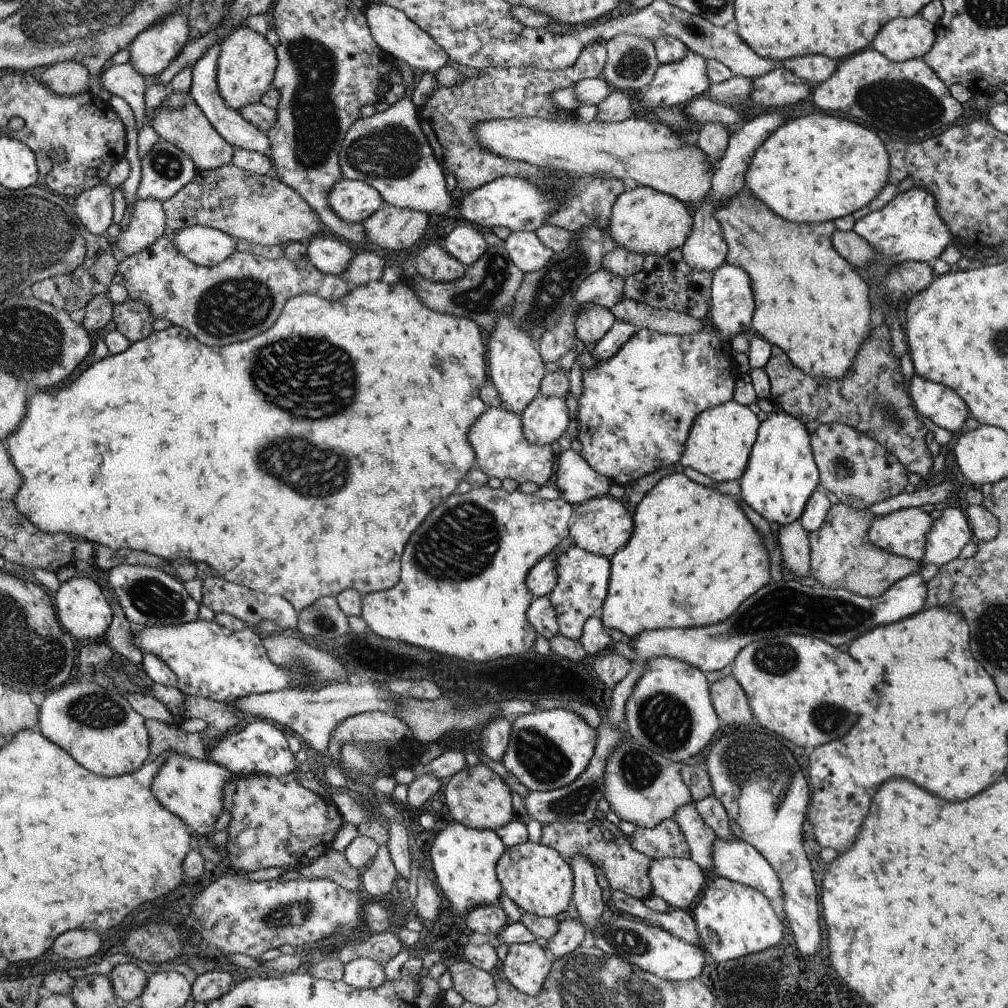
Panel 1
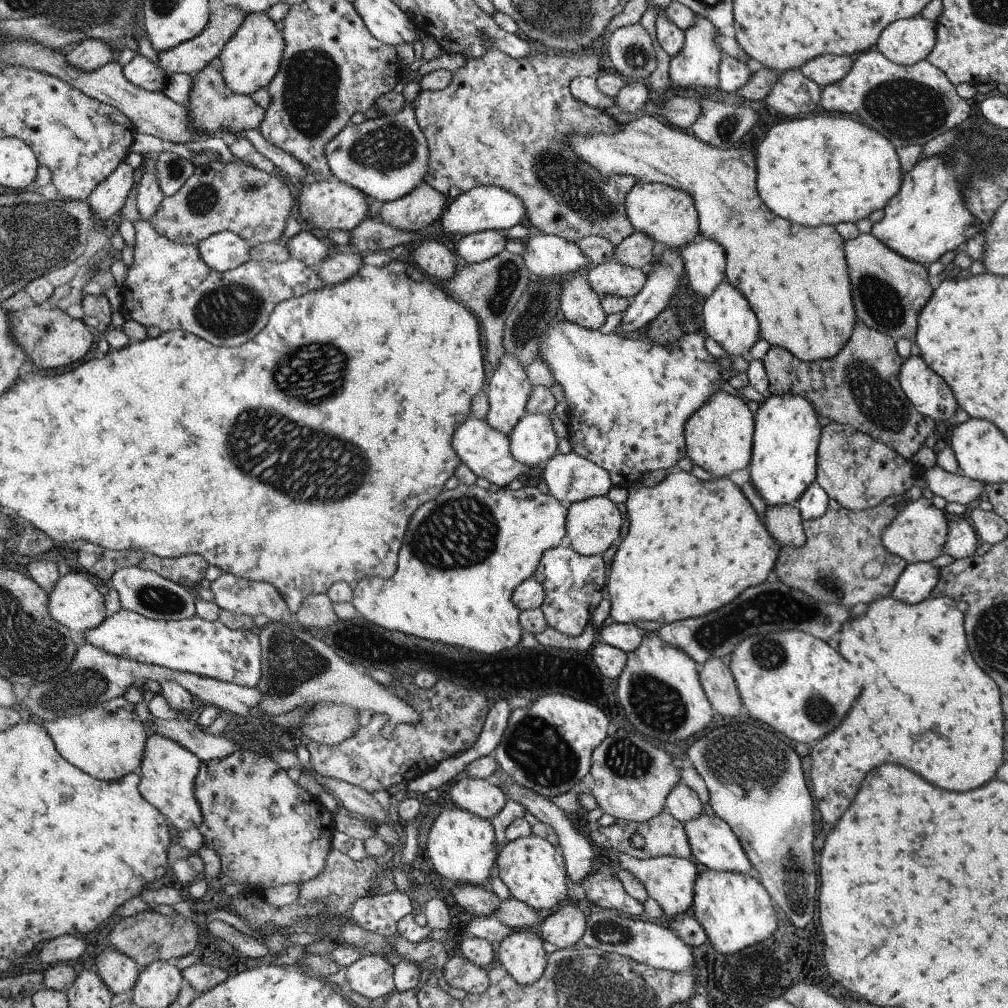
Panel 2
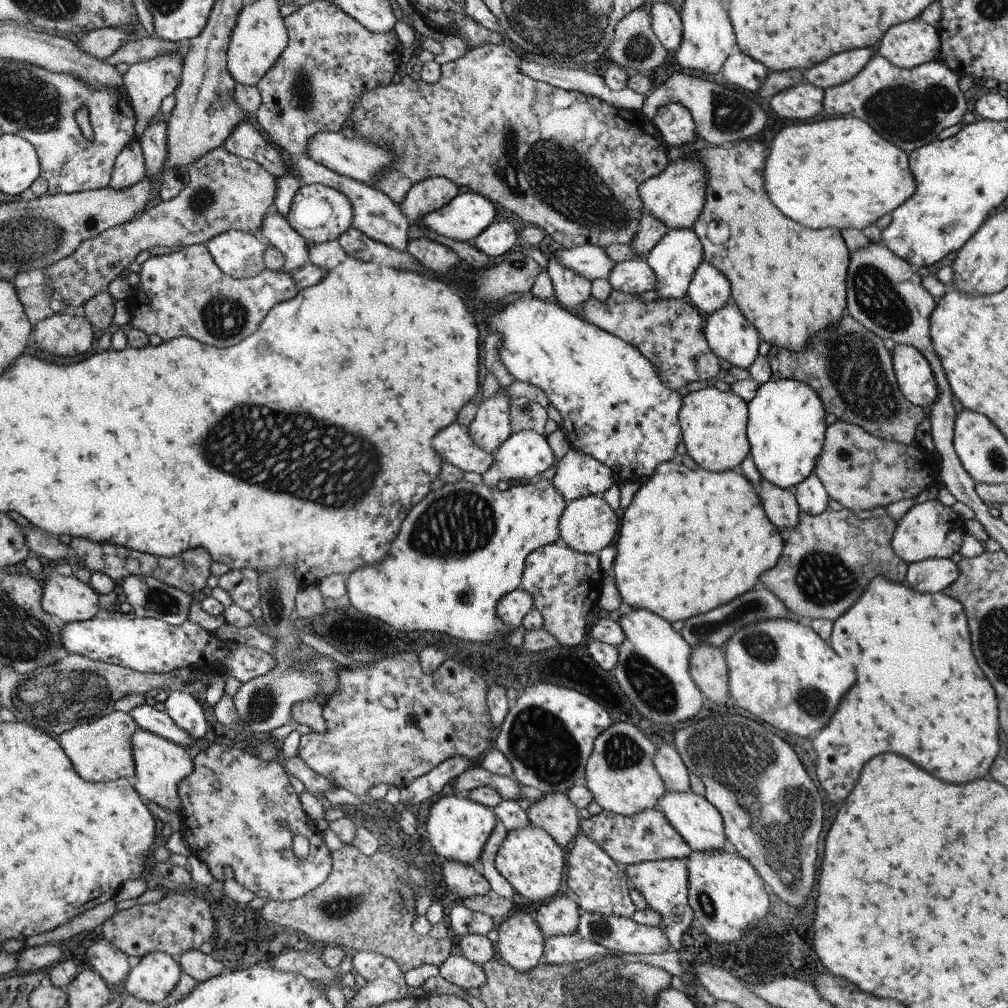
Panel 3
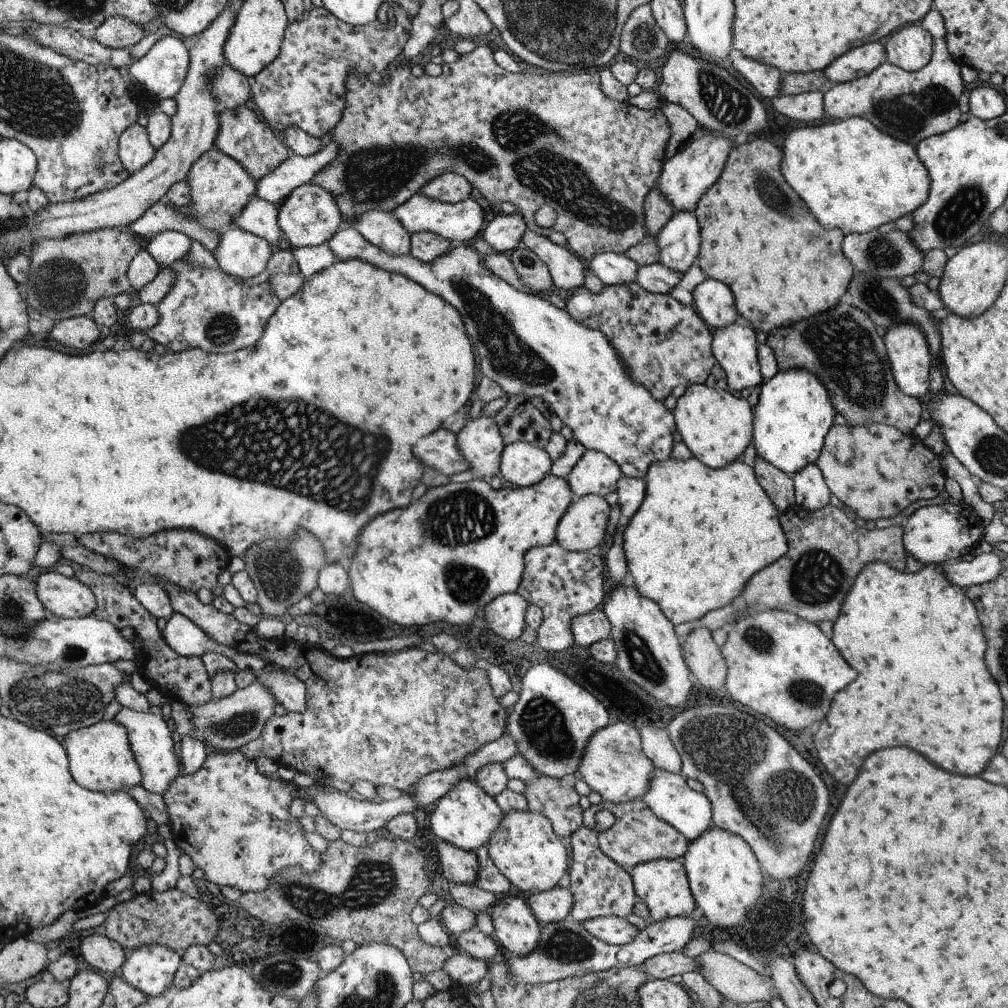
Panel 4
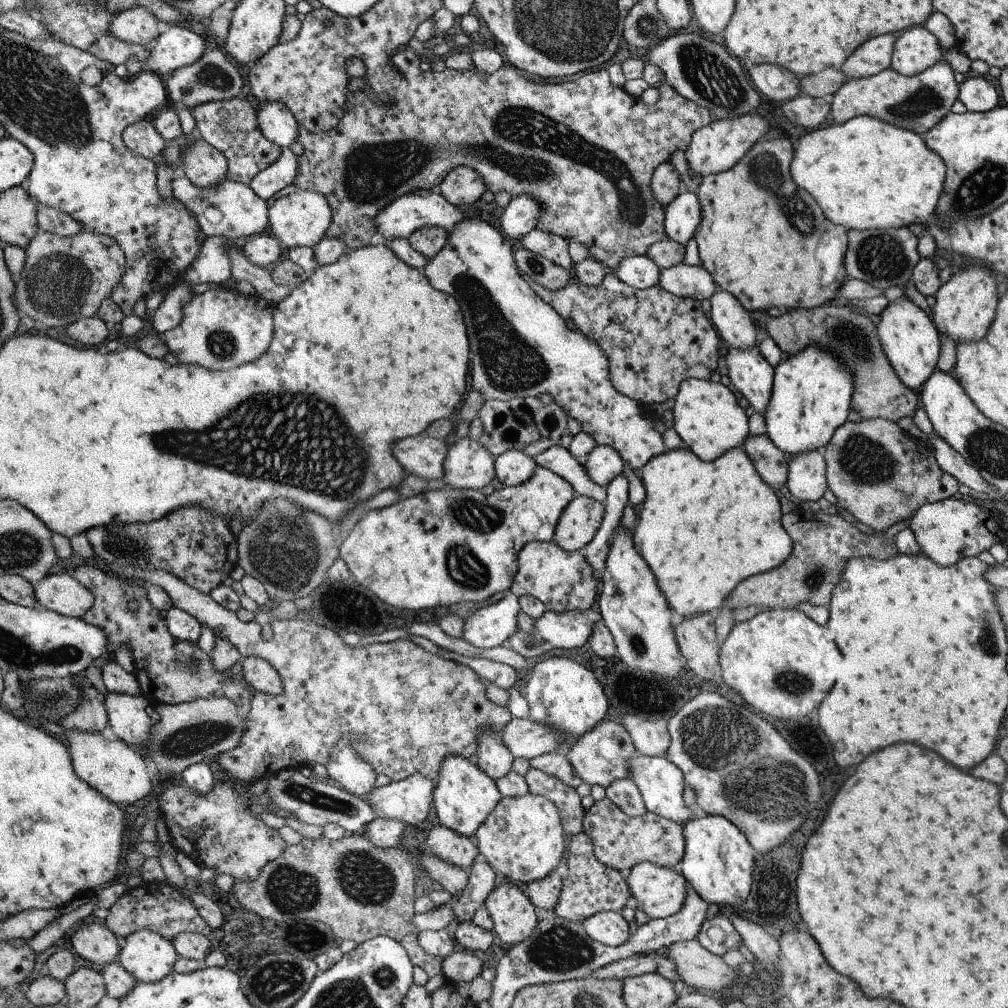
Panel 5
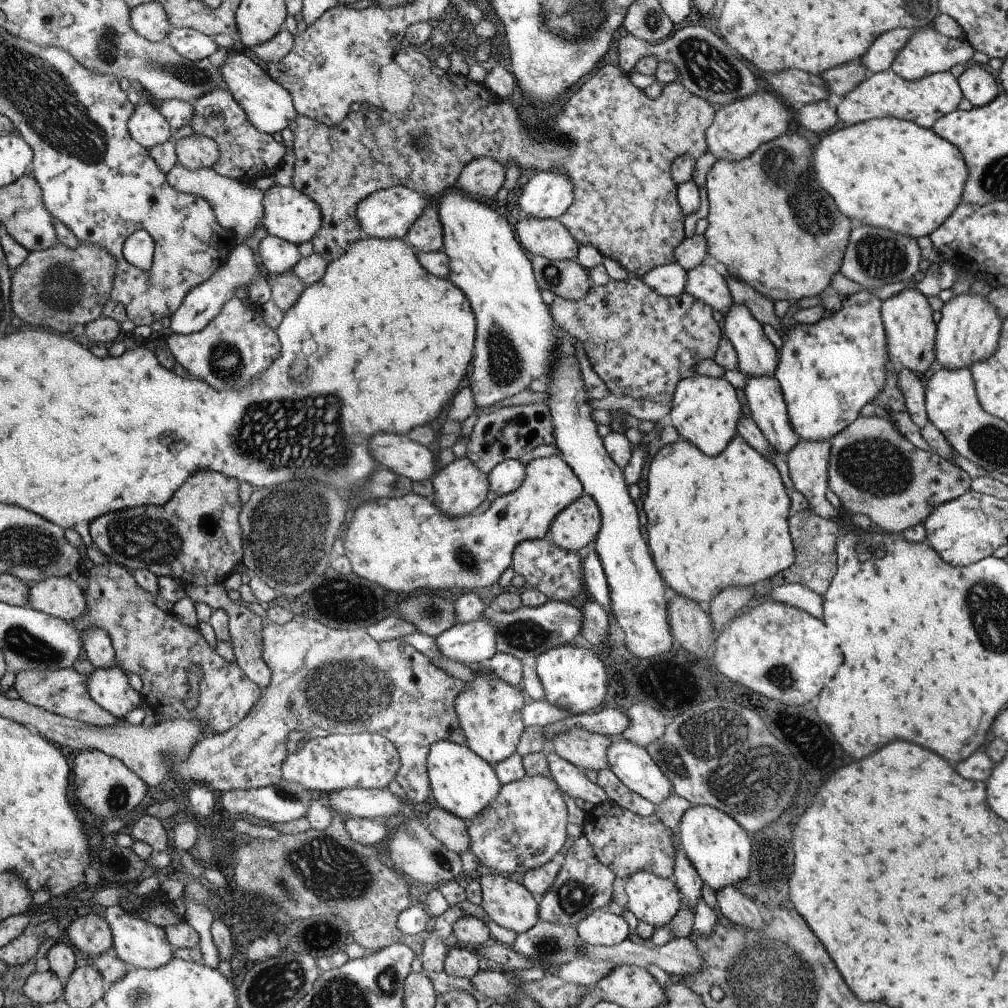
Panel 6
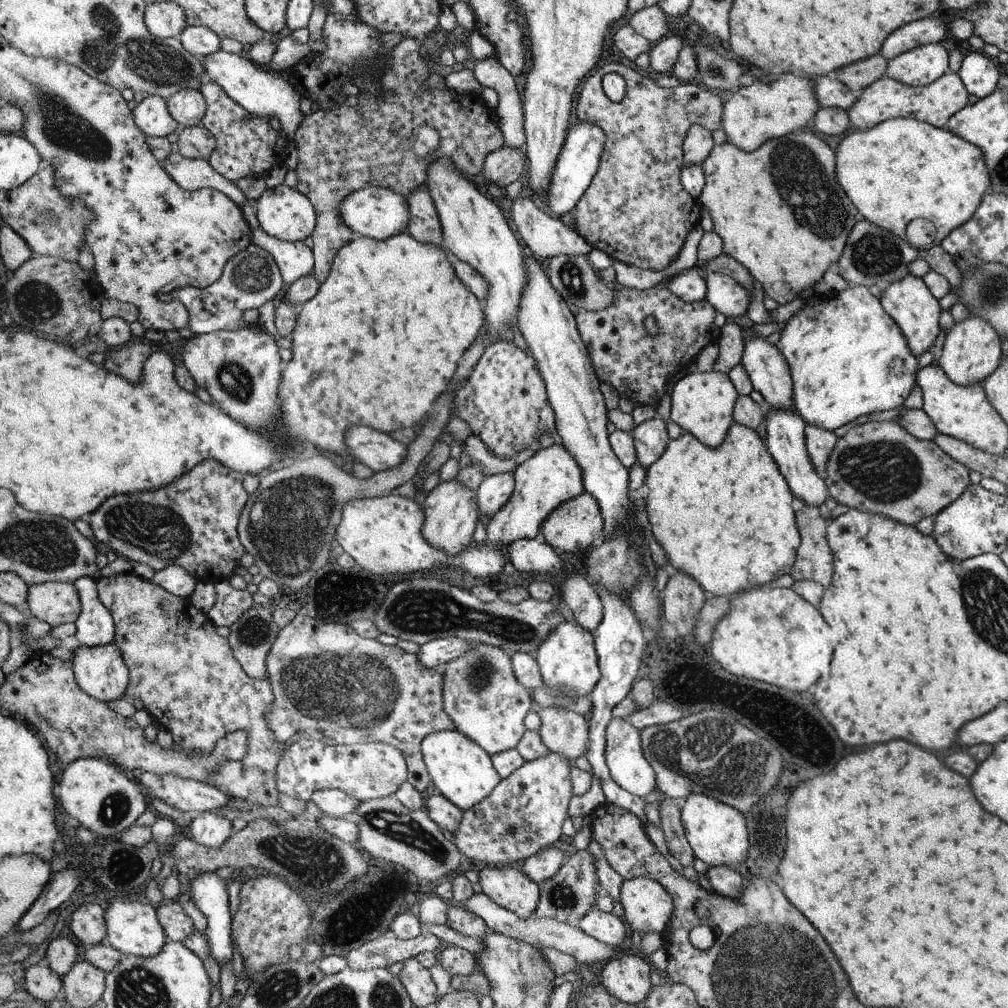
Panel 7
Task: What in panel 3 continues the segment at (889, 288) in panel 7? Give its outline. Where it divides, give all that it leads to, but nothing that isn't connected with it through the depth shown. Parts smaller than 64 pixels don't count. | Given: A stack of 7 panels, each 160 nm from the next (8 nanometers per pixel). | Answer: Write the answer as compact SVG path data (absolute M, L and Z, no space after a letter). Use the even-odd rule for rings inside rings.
M896 344L891 351L893 370L904 397L925 410L938 400L938 385L926 358L911 345Z

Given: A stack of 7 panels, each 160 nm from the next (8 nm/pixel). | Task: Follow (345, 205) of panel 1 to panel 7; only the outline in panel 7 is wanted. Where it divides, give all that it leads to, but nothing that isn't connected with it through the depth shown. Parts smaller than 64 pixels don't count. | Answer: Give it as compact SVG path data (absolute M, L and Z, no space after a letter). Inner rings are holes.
M280 185L267 189L255 202L258 207L258 222L266 234L288 242L304 241L312 235L318 223L318 214L310 198L300 193L298 189Z

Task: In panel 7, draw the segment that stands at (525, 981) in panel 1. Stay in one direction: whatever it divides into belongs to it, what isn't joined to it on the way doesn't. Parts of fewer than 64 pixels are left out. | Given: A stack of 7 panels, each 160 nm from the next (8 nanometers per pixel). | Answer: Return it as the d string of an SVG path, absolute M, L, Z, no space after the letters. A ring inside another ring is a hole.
M503 867L500 870L484 868L479 877L483 894L494 904L514 912L520 920L526 920L534 914L540 900L540 888L523 872L514 867Z

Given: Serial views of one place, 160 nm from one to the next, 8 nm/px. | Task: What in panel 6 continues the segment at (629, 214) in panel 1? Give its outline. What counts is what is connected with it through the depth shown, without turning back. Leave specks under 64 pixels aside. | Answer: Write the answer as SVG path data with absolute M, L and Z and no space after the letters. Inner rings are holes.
M759 89L754 94L718 107L713 123L705 134L707 150L717 159L731 161L750 156L761 144L783 135L788 128L789 120L795 119L795 113L789 110L786 103L772 90L768 92Z

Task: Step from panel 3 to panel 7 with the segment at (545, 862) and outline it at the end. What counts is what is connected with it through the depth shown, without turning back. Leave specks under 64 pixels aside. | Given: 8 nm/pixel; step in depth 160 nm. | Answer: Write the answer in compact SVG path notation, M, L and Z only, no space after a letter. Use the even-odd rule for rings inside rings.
M551 752L538 760L525 763L519 771L502 779L499 787L487 799L463 812L456 834L451 834L455 836L453 840L458 851L470 860L485 862L487 865L501 864L502 867L514 867L517 862L538 854L542 848L556 844L562 834L562 822L566 818L566 810L570 810L574 795L570 768L572 764L562 754Z

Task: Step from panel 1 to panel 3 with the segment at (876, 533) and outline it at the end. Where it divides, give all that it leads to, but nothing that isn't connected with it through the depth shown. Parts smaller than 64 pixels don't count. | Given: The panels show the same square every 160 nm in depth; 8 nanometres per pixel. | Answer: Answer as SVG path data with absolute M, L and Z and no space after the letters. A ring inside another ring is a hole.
M938 499L913 505L897 522L891 540L894 553L908 565L927 559L950 559L961 550L966 534L965 522L961 516Z

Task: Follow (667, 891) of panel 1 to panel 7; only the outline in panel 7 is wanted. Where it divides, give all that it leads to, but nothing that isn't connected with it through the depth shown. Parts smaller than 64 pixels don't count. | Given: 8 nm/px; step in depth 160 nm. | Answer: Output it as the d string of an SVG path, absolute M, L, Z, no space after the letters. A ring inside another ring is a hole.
M637 877L624 881L620 888L620 904L624 910L624 920L632 931L644 935L647 932L662 933L675 911L675 901L652 878Z

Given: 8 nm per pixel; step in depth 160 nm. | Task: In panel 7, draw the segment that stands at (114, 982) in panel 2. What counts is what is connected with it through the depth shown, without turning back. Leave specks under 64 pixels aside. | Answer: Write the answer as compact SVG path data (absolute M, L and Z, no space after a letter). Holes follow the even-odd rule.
M82 904L71 911L68 926L84 946L106 943L106 922L104 905Z

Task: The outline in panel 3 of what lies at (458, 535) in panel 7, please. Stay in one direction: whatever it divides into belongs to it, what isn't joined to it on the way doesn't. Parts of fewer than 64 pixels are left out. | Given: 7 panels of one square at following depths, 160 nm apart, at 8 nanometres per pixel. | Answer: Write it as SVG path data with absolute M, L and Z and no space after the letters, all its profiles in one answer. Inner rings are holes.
M500 388L496 394L487 399L479 399L478 412L472 424L468 426L472 434L472 442L484 452L493 454L511 437L512 420L510 420L511 390Z

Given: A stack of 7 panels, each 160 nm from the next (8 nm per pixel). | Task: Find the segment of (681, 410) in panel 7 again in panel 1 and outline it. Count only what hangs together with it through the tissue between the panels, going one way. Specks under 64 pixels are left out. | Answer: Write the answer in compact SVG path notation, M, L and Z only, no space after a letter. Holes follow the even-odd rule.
M730 400L696 416L687 440L686 451L679 463L690 467L714 482L741 479L748 465L751 449L759 432L760 422L749 406Z

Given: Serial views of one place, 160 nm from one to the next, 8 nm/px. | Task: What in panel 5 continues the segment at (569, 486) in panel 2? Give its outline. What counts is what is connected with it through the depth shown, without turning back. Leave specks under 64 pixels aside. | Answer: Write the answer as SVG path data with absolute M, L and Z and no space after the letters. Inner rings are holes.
M596 445L584 459L587 475L600 486L606 487L624 470L624 460L610 445Z

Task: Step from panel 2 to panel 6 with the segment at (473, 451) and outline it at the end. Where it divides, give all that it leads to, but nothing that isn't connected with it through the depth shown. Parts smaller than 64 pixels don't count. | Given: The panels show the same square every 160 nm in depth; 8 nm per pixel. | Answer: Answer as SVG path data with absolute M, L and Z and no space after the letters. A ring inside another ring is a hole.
M382 432L380 436L372 436L370 450L378 464L412 481L426 480L436 474L434 454L407 434Z

